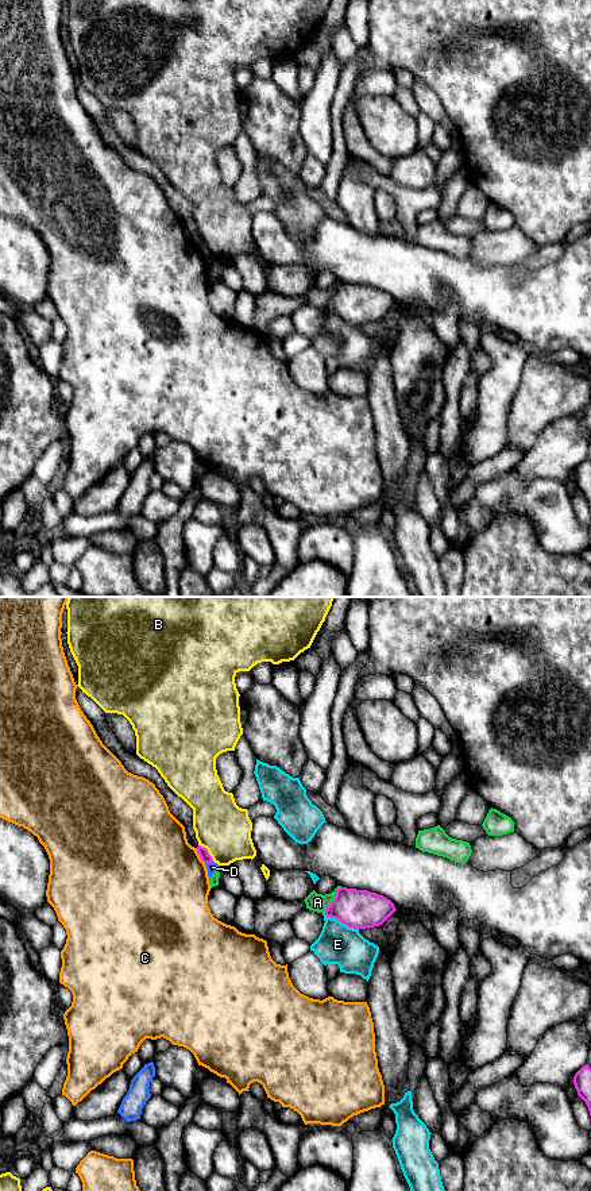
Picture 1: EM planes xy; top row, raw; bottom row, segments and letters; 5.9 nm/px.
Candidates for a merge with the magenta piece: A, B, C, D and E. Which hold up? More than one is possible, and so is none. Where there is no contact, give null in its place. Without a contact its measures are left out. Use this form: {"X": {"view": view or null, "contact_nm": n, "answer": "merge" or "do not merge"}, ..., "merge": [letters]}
{"A": {"view": "xy", "contact_nm": 190, "answer": "do not merge"}, "B": {"view": "xy", "contact_nm": 140, "answer": "do not merge"}, "C": {"view": "xy", "contact_nm": 110, "answer": "do not merge"}, "D": {"view": "xy", "contact_nm": 50, "answer": "do not merge"}, "E": {"view": "xy", "contact_nm": 240, "answer": "do not merge"}, "merge": []}

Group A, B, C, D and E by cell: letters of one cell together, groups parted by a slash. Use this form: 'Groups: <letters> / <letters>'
Groups: A / B / C / D / E

